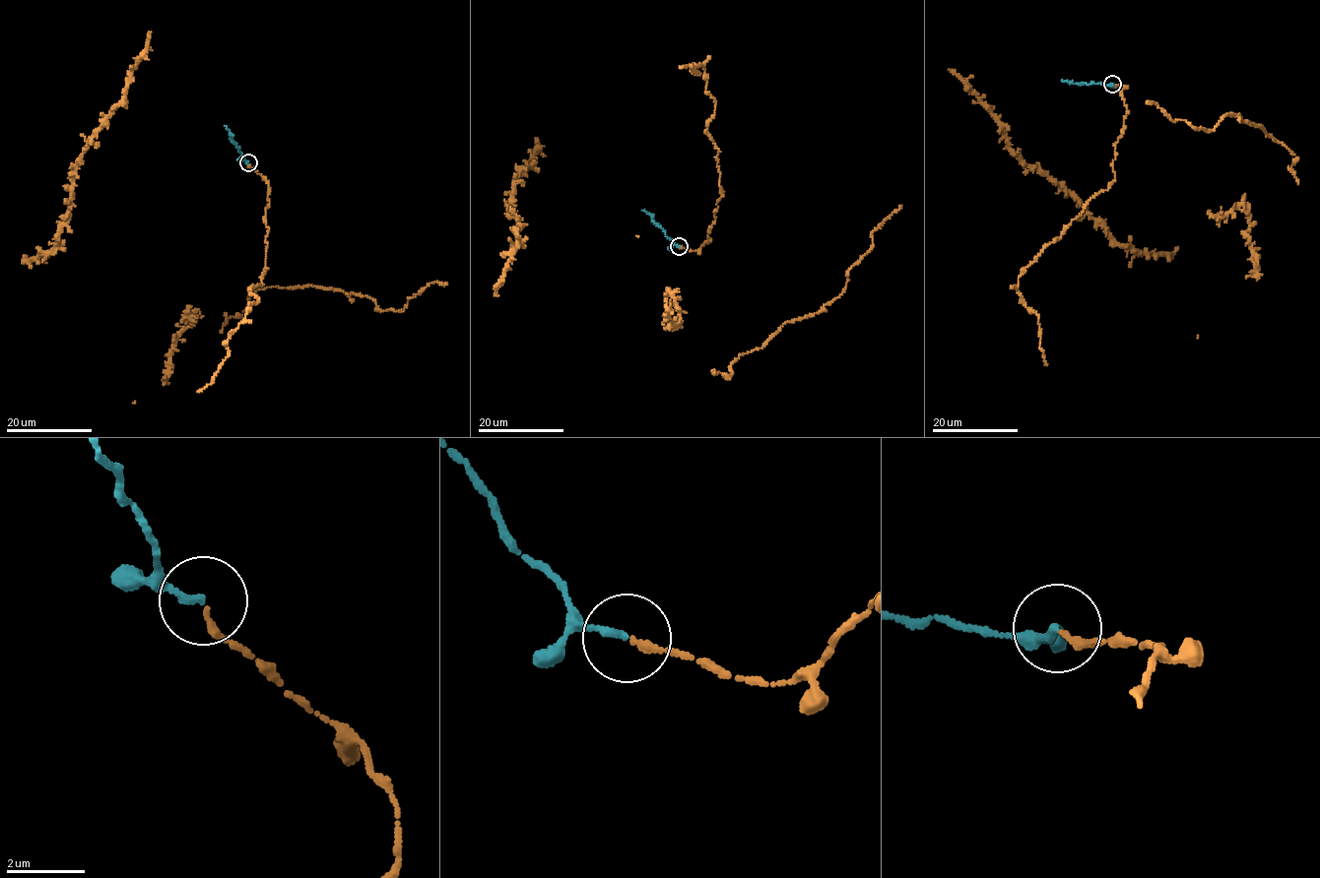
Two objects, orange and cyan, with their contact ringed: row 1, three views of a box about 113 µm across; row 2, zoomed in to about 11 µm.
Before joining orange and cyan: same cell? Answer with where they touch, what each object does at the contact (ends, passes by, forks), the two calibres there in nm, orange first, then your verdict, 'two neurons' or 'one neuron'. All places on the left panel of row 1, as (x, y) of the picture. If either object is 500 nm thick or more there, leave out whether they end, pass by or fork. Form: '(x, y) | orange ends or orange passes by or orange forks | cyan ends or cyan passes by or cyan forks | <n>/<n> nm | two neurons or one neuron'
(248, 162) | orange ends | cyan ends | 190/190 nm | one neuron

